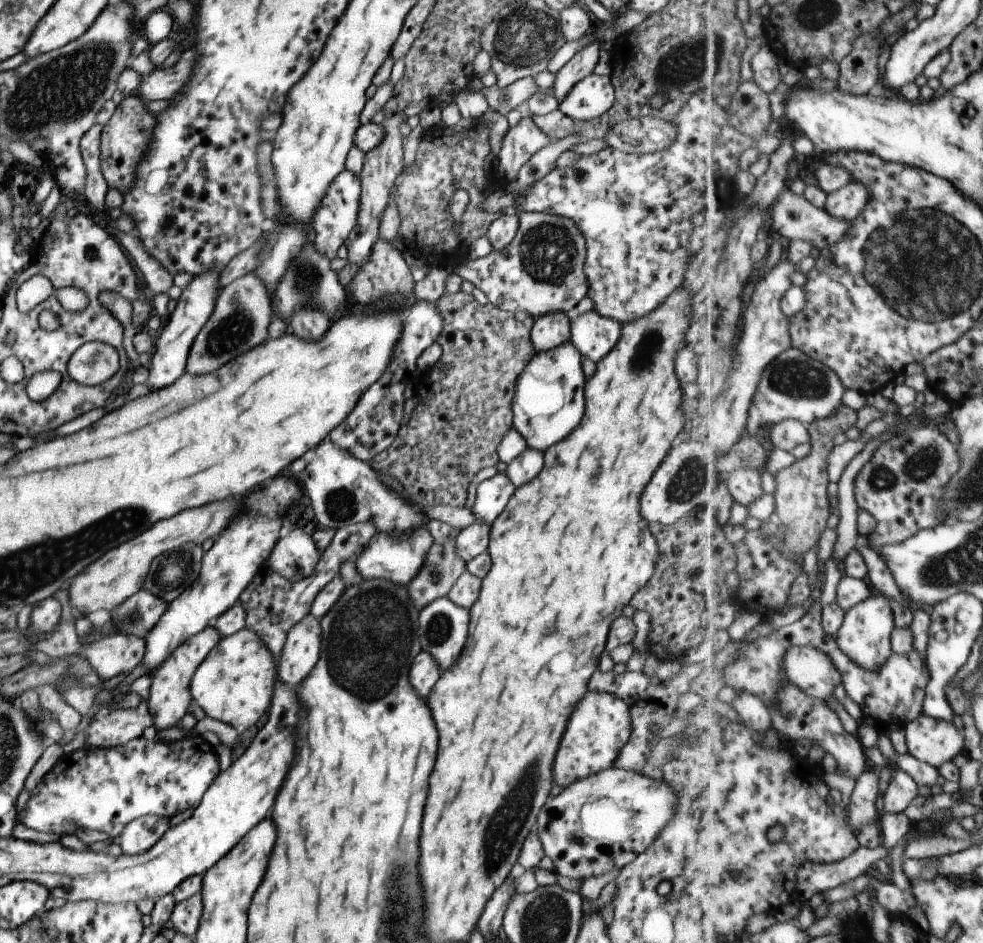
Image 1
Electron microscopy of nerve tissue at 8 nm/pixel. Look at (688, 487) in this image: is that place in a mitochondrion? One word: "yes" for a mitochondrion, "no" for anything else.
yes

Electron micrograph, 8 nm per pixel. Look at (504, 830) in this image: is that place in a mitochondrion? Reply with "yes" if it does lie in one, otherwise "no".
yes

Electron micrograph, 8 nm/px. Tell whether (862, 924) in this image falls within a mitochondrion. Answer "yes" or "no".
no

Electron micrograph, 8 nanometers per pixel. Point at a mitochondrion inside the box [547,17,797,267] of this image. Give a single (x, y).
(685, 65)

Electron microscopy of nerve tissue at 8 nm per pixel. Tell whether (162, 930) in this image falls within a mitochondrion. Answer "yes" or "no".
no

